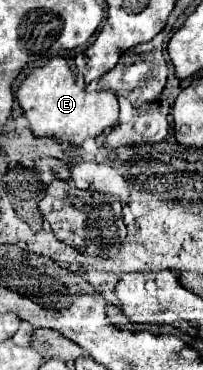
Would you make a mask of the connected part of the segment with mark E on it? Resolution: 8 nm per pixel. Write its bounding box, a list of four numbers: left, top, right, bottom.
[16,56,118,146]

